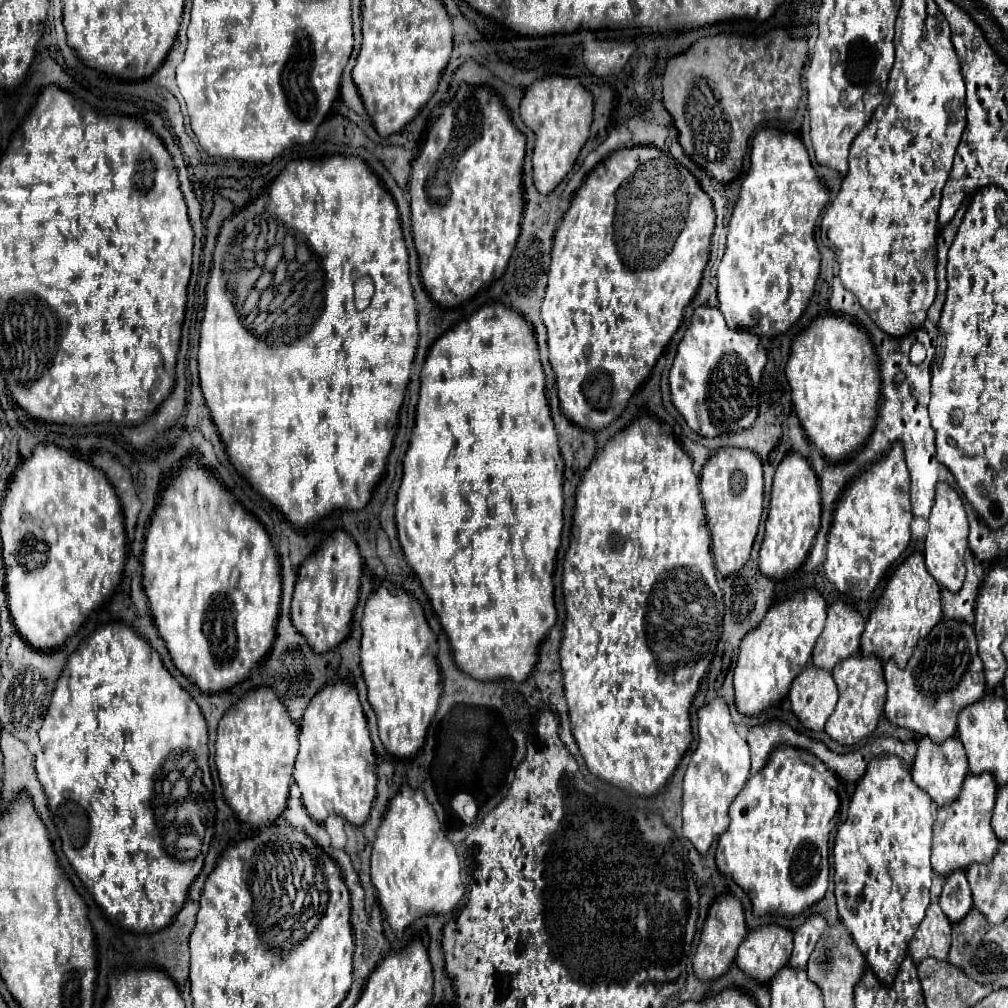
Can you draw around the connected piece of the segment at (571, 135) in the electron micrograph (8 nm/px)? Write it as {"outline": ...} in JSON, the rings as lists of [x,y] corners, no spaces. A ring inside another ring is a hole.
{"outline":[[[549,76],[537,80],[525,90],[521,100],[521,120],[537,136],[533,152],[535,186],[543,194],[549,194],[573,168],[581,146],[589,138],[589,126],[593,122],[593,96],[587,88],[583,88],[579,78]]]}

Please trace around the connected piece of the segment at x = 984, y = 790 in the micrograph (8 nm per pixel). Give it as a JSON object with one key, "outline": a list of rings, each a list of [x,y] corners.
{"outline":[[[967,774],[959,796],[937,810],[937,820],[933,824],[933,846],[931,864],[933,872],[939,876],[951,874],[951,870],[965,870],[971,862],[989,862],[999,846],[999,840],[991,828],[991,812],[995,806],[997,784],[993,774]]]}

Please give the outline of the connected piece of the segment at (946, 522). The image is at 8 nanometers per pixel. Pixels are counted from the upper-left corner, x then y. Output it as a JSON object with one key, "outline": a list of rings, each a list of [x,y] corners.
{"outline":[[[939,484],[935,490],[935,504],[929,516],[929,534],[925,538],[925,562],[931,576],[945,588],[957,592],[965,580],[965,552],[967,552],[969,522],[963,510],[963,502],[949,484]]]}

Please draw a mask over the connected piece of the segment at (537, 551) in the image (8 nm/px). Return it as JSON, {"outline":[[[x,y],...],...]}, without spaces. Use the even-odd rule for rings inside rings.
{"outline":[[[489,302],[475,310],[465,322],[451,328],[439,336],[423,364],[419,402],[415,414],[415,428],[411,442],[403,460],[403,478],[397,490],[397,534],[403,546],[405,558],[413,572],[419,576],[423,590],[427,592],[433,610],[437,612],[453,650],[455,664],[471,678],[511,678],[523,682],[537,662],[537,648],[543,636],[551,630],[557,620],[557,610],[553,606],[553,570],[555,556],[561,544],[563,528],[563,458],[557,444],[557,432],[549,412],[549,402],[545,396],[545,374],[539,362],[539,348],[535,342],[533,326],[515,310],[503,306],[501,302]]]}

